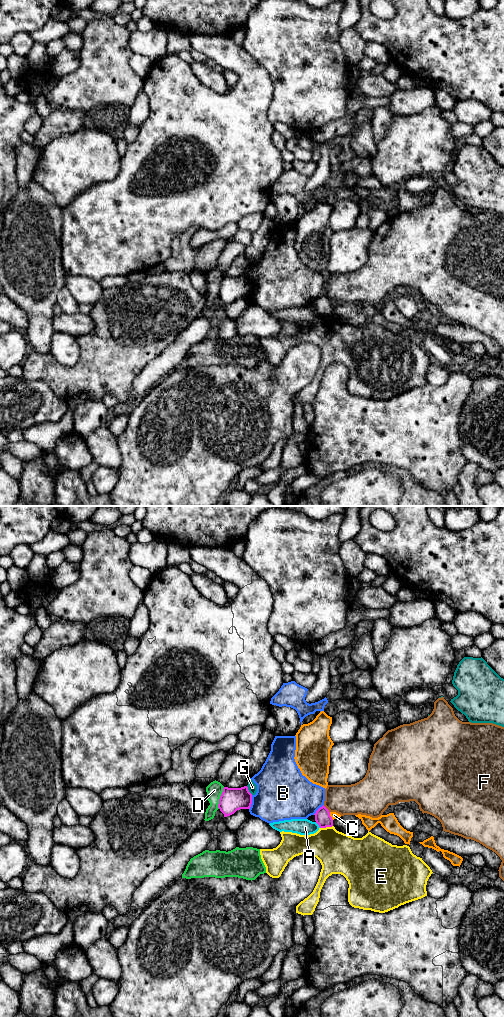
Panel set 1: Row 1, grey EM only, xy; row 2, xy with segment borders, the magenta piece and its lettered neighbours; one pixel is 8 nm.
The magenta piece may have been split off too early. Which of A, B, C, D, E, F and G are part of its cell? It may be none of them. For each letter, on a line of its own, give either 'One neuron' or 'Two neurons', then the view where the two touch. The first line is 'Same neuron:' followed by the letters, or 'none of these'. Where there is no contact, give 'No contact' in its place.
Same neuron: none of these
A: Two neurons. Touches magenta in xy
B: Two neurons. Touches magenta in xy
C: Two neurons. Touches magenta in xy
D: Two neurons. Touches magenta in xy
E: Two neurons. Touches magenta in xy
F: Two neurons. Touches magenta in xy
G: Two neurons. Touches magenta in xy

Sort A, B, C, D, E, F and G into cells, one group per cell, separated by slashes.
A / B / C / D / E / F / G

